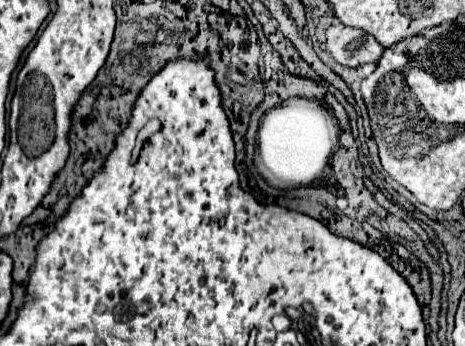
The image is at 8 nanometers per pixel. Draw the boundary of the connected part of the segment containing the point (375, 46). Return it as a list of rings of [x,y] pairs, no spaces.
[[[337,21],[327,29],[327,51],[335,61],[347,67],[359,67],[363,63],[377,63],[383,45],[379,45],[367,31]]]

